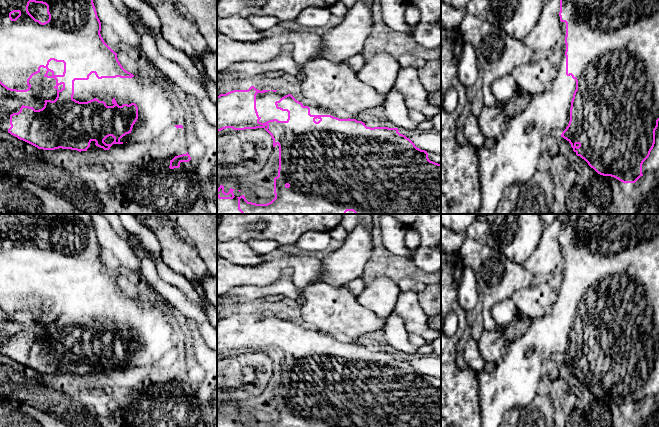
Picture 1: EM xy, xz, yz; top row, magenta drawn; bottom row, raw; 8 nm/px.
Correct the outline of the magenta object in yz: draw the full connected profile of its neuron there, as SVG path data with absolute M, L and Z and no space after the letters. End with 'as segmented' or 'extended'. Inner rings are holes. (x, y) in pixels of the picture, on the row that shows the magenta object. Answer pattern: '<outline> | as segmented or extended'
M560 0L559 16L560 21L566 23L566 75L571 75L576 81L576 90L571 101L570 121L562 132L561 137L566 139L571 144L576 155L584 159L598 174L614 177L624 184L635 183L643 175L648 177L653 173L659 172L659 0Z | extended

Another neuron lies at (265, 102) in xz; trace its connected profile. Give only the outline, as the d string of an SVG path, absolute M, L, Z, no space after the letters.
M282 90L276 92L268 91L265 93L257 93L256 95L256 109L259 117L259 122L265 123L269 120L277 119L278 121L287 121L288 112L276 108L275 102L289 93Z

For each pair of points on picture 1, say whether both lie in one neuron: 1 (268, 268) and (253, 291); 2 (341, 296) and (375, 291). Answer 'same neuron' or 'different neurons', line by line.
1: different neurons
2: different neurons

